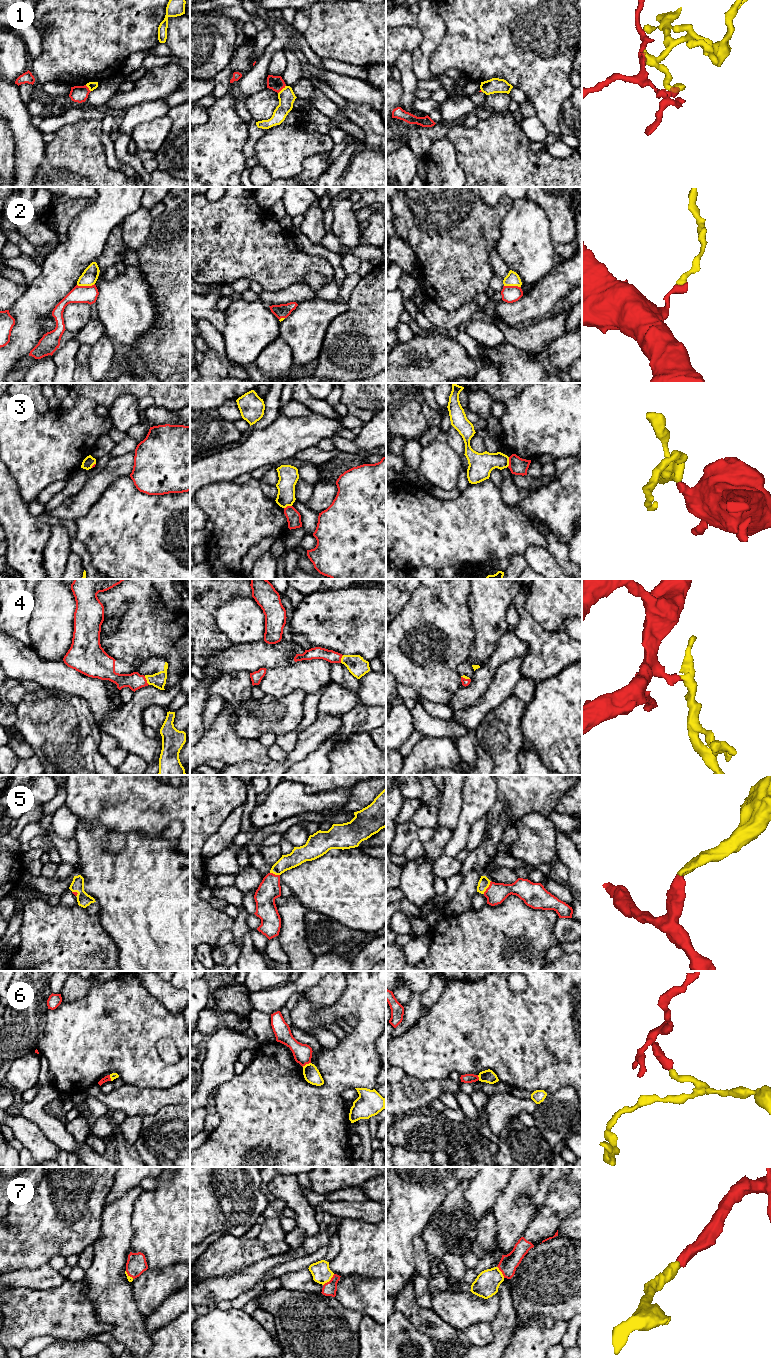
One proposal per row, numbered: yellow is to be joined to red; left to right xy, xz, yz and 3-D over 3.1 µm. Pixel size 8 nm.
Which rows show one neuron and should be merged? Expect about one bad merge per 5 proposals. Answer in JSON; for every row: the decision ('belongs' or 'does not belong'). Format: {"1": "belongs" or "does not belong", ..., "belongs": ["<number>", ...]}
{"1": "does not belong", "2": "does not belong", "3": "does not belong", "4": "belongs", "5": "belongs", "6": "does not belong", "7": "belongs", "belongs": ["4", "5", "7"]}

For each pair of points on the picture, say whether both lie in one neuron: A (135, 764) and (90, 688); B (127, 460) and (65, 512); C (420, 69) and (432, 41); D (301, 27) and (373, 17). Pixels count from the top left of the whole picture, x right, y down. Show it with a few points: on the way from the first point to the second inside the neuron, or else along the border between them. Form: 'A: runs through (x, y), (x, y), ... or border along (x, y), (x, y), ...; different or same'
A: border along (129, 753), (139, 755), (146, 764); different
B: runs through (112, 471), (80, 503); same
C: runs through (421, 62), (421, 57), (426, 48); same
D: border along (306, 10), (308, 27), (302, 33); different

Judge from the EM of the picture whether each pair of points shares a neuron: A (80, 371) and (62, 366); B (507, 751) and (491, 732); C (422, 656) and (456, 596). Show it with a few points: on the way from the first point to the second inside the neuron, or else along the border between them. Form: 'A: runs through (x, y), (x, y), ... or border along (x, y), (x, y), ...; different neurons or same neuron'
A: border along (80, 346), (76, 354), (76, 366), (73, 372); different neurons
B: runs through (503, 746), (496, 737); same neuron
C: runs through (427, 641), (434, 632), (436, 618), (441, 611); same neuron

